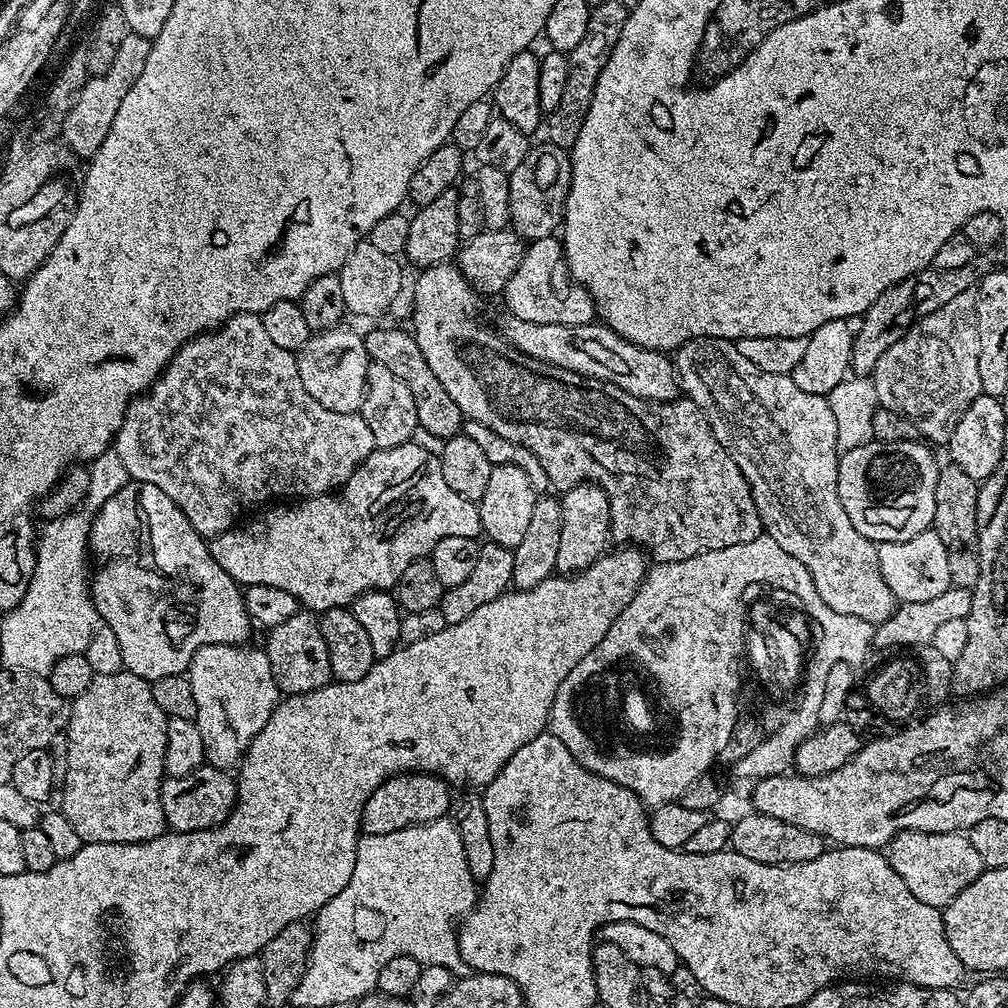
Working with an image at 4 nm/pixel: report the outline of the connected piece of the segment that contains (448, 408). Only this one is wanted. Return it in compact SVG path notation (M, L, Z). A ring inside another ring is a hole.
M372 328L368 333L363 333L362 343L365 357L373 364L386 366L386 370L390 370L390 374L394 374L396 381L402 385L410 401L415 423L417 420L430 435L440 436L439 438L454 436L461 431L462 413L458 410L456 403L446 394L446 390L442 390L430 366L426 366L422 354L416 349L415 338L411 331L402 332L398 328Z

